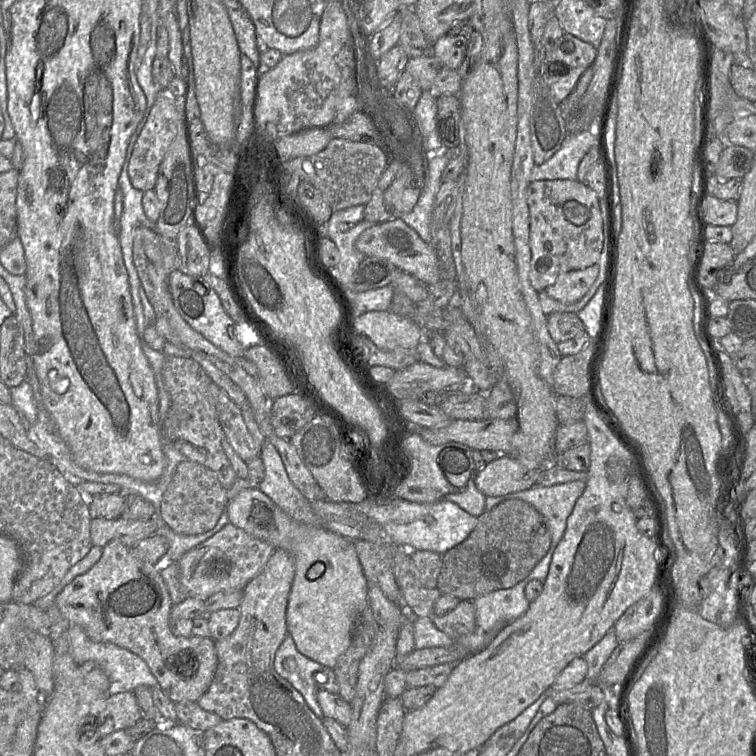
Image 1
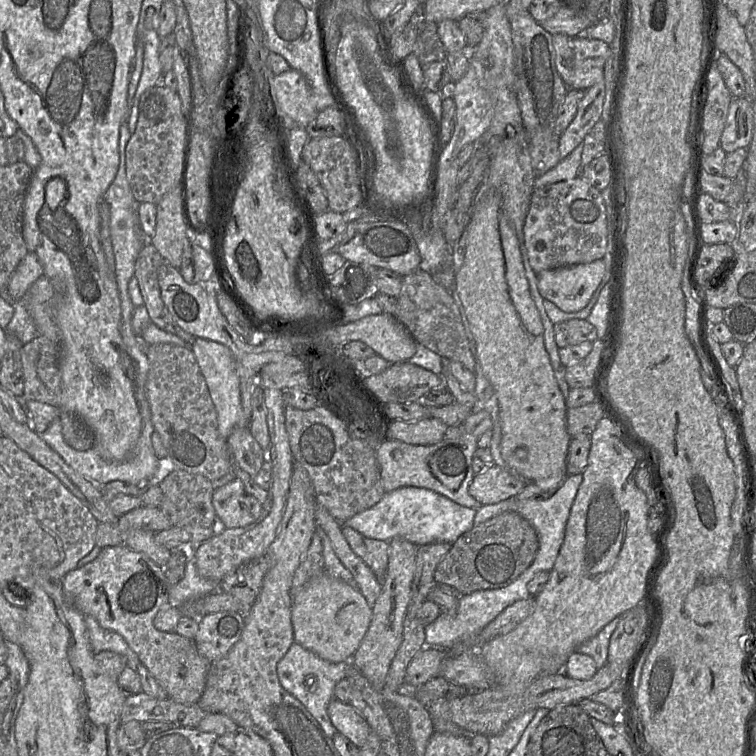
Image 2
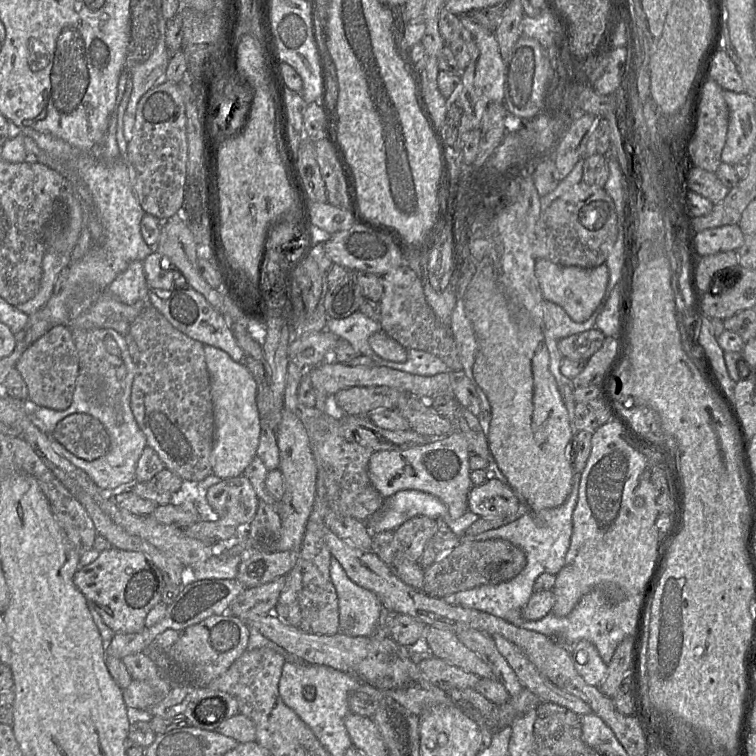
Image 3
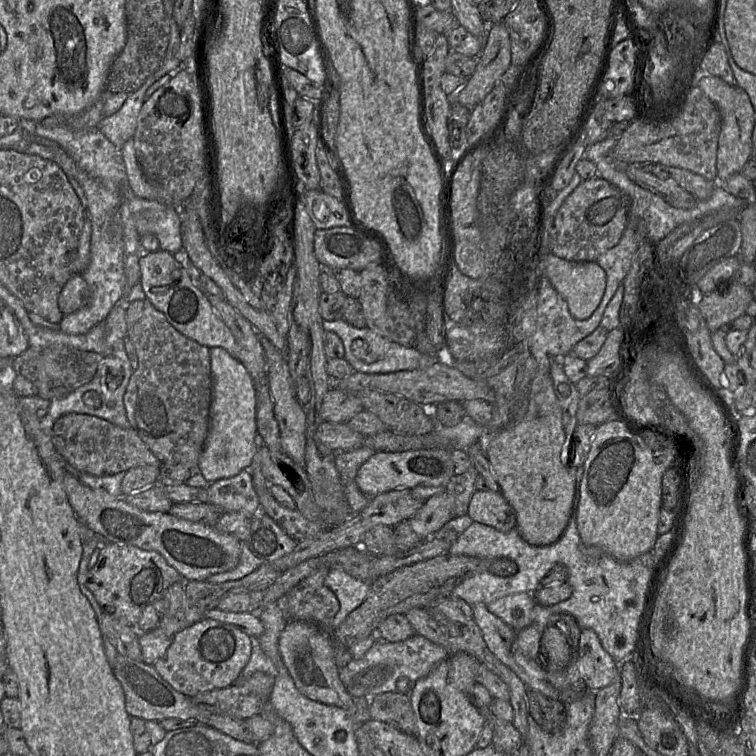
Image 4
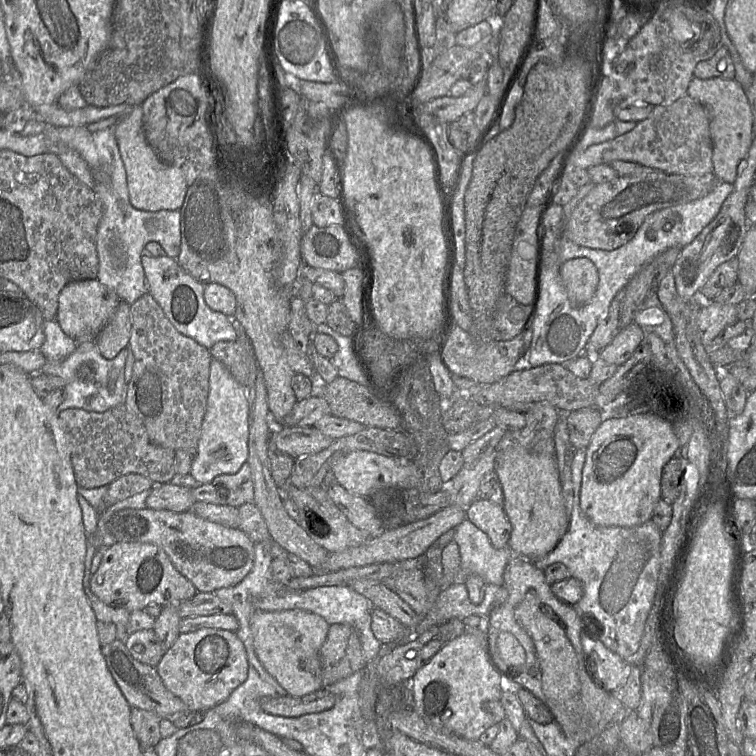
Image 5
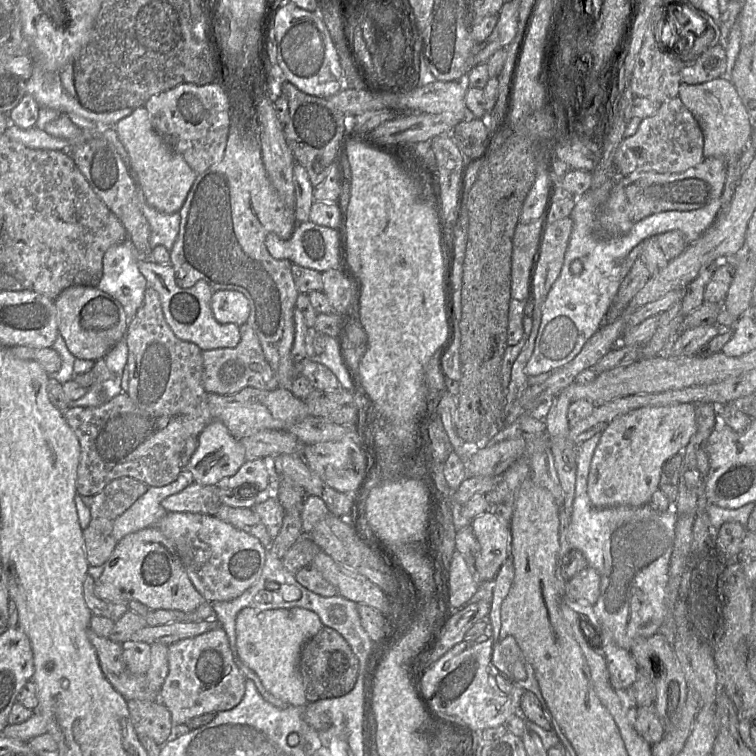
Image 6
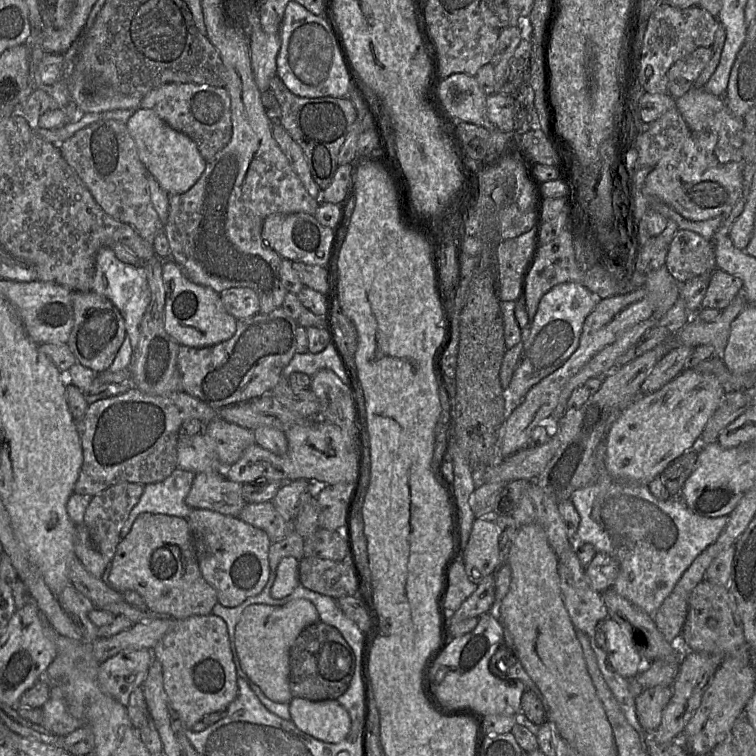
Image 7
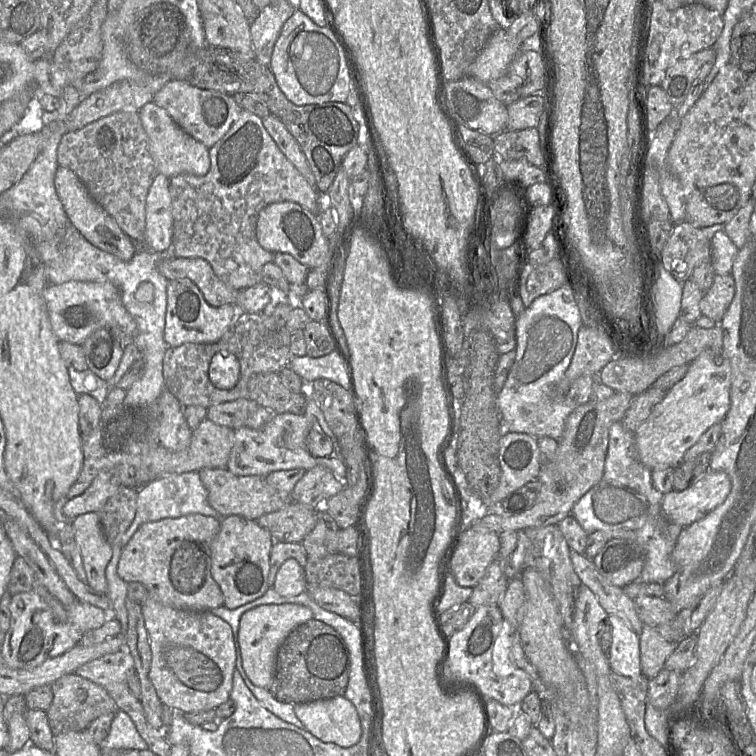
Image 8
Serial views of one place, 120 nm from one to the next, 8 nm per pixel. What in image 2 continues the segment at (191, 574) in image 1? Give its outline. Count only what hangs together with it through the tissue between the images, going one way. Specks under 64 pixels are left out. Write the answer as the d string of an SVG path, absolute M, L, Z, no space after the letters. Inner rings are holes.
M264 388L266 422L270 437L270 460L272 464L271 486L266 501L262 504L262 514L254 523L238 528L221 528L208 540L195 546L190 557L196 564L200 576L220 581L243 563L264 555L273 542L282 518L293 468L293 455L289 446L285 427L283 391Z

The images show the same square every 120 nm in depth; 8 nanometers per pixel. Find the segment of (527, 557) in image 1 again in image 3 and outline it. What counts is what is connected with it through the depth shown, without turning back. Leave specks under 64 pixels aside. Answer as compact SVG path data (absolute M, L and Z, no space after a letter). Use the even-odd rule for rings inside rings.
M502 539L462 542L448 554L424 569L423 592L444 598L459 591L482 585L496 585L516 577L526 565L526 555L519 547Z

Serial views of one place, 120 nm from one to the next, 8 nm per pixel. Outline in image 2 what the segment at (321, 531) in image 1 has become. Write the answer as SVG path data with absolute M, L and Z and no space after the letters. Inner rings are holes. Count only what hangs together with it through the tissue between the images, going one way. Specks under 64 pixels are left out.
M238 478L214 490L212 504L218 523L224 528L245 527L262 514L262 504L245 491ZM323 571L307 582L292 598L294 643L323 660L332 663L349 662L369 627L371 616L372 608L357 587Z

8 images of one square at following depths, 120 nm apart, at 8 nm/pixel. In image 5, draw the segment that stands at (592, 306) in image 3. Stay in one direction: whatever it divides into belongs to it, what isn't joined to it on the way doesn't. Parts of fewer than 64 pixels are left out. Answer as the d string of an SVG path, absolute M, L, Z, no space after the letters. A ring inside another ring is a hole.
M577 257L562 263L559 272L571 305L585 306L595 295L599 282L595 264L588 258Z

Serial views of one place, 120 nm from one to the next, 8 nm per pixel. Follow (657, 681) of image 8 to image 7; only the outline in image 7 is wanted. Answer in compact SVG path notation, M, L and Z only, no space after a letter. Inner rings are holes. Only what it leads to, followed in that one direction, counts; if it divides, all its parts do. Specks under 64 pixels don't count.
M655 686L644 689L636 697L637 716L641 726L648 733L654 733L659 727L663 710L671 695L671 686Z

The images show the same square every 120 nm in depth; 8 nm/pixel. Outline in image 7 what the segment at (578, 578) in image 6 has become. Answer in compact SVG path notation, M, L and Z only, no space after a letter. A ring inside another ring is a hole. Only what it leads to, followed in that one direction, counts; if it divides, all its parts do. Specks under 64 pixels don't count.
M597 552L585 567L585 575L592 589L602 593L613 586L618 577L619 568L619 562L614 557Z

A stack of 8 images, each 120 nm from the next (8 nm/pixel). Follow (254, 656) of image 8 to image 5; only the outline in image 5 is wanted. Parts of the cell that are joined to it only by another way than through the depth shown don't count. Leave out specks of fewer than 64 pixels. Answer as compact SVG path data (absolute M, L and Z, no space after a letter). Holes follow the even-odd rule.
M300 609L255 611L249 622L257 658L288 695L303 697L323 688L319 651L330 626L321 616Z

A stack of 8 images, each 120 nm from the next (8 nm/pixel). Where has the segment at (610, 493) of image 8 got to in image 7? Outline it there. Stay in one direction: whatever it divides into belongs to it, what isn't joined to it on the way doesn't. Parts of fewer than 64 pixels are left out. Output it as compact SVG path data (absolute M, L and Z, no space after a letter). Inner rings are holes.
M621 411L611 413L604 437L596 448L597 481L571 496L580 516L577 541L590 543L597 552L614 557L620 568L611 589L653 615L692 562L716 541L728 516L704 517L692 512L679 498L657 499L646 484L614 479L605 467L607 434L620 414Z

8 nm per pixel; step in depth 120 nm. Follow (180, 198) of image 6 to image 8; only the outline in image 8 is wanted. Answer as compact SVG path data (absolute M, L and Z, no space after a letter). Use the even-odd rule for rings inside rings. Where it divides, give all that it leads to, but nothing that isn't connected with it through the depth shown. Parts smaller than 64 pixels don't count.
M151 101L140 108L138 114L147 134L149 150L158 173L171 178L181 173L203 176L209 171L208 148L180 128L165 109Z

